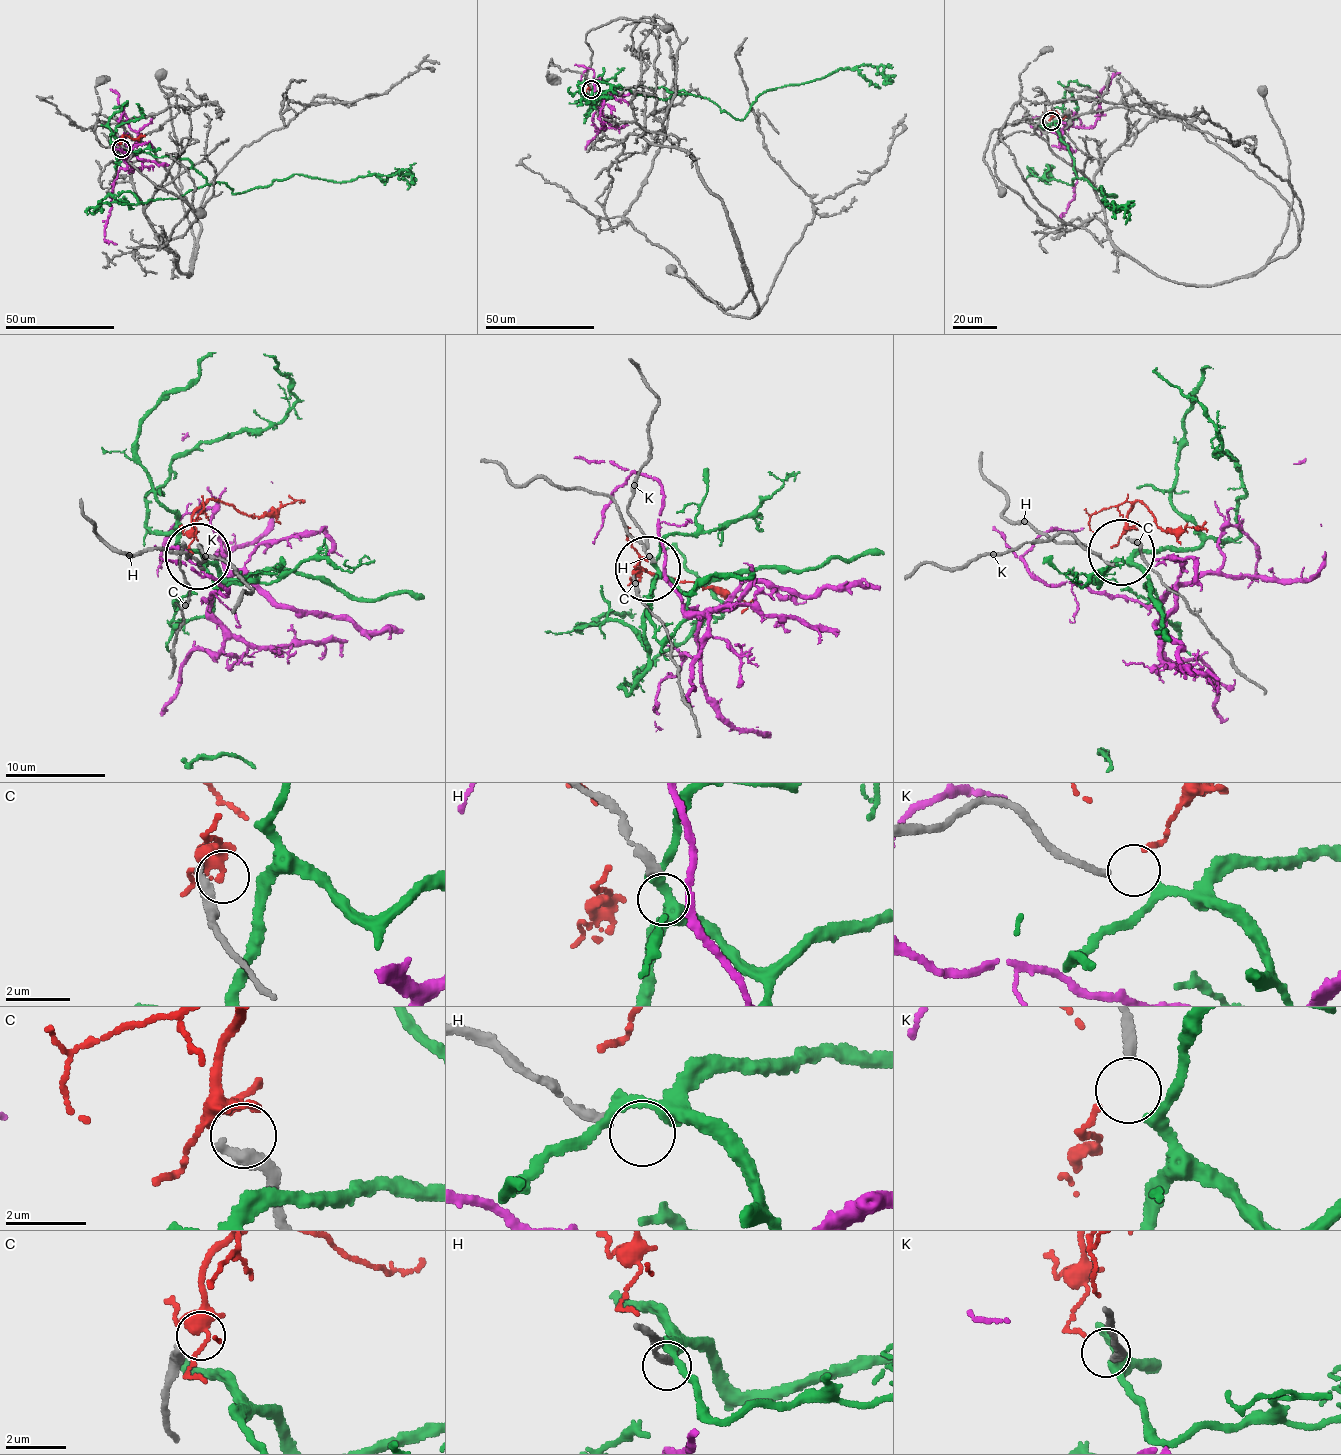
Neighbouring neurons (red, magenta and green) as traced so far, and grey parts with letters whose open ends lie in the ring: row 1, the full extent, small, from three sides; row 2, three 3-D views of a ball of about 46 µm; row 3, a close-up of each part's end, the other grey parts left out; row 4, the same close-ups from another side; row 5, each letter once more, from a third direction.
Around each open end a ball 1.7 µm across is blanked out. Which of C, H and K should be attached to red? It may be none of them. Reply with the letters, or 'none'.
C

